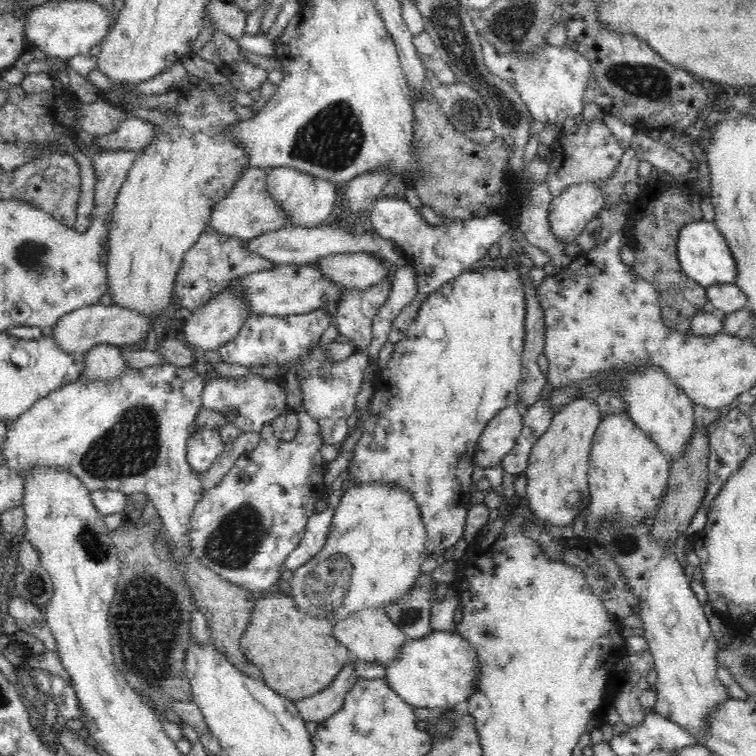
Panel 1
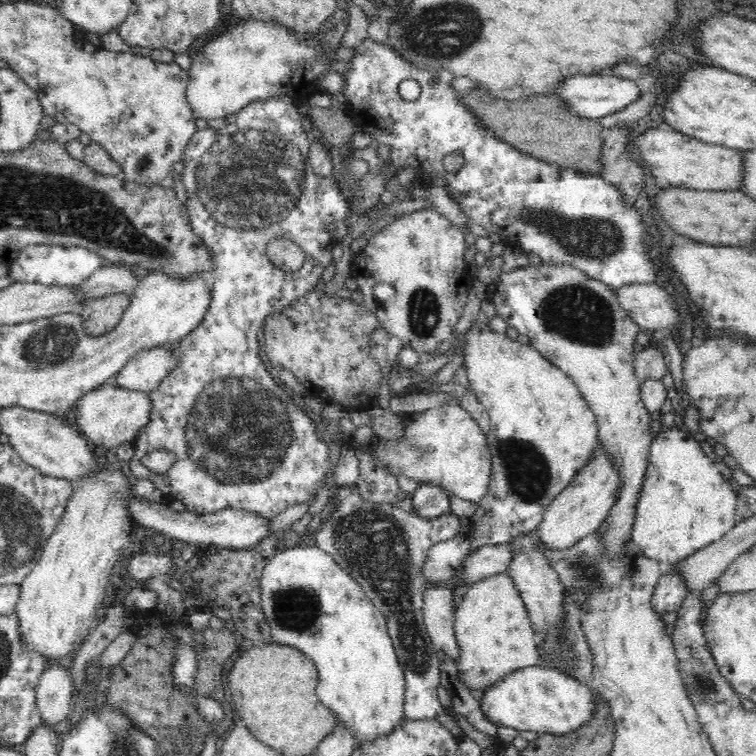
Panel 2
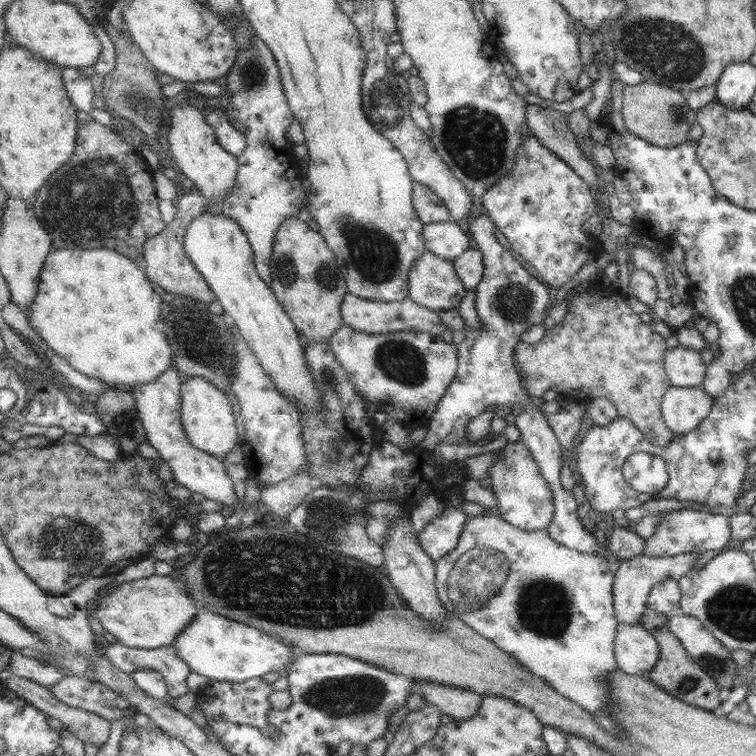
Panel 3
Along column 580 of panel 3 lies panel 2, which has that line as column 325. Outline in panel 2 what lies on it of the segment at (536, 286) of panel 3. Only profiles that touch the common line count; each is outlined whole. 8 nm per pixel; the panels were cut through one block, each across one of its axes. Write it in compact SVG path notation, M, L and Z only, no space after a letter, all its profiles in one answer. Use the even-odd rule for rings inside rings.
M357 484L342 488L335 504L331 517L315 536L315 544L333 556L336 564L356 580L366 597L386 618L388 634L405 672L403 720L437 720L450 733L458 737L463 735L455 717L450 716L438 701L436 688L440 686L441 660L424 624L424 592L430 584L422 572L431 546L460 535L460 518L447 513L426 520L392 504L364 501Z

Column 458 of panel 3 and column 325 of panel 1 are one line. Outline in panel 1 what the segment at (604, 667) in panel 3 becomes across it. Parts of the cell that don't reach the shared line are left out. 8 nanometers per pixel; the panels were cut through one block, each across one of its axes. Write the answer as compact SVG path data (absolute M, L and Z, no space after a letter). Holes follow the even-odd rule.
M364 482L362 484L347 484L344 488L344 493L340 499L339 505L334 512L334 520L330 526L328 539L325 540L325 546L322 552L314 555L308 563L293 570L292 578L290 579L290 588L292 589L290 596L296 601L296 607L305 612L312 613L313 616L318 616L335 623L336 619L346 617L356 609L362 608L386 608L388 604L393 603L396 599L402 598L406 592L410 592L410 588L415 584L415 578L420 576L420 568L422 562L426 560L426 543L427 532L422 519L422 512L420 505L414 500L413 492L409 488L403 488L391 482Z

